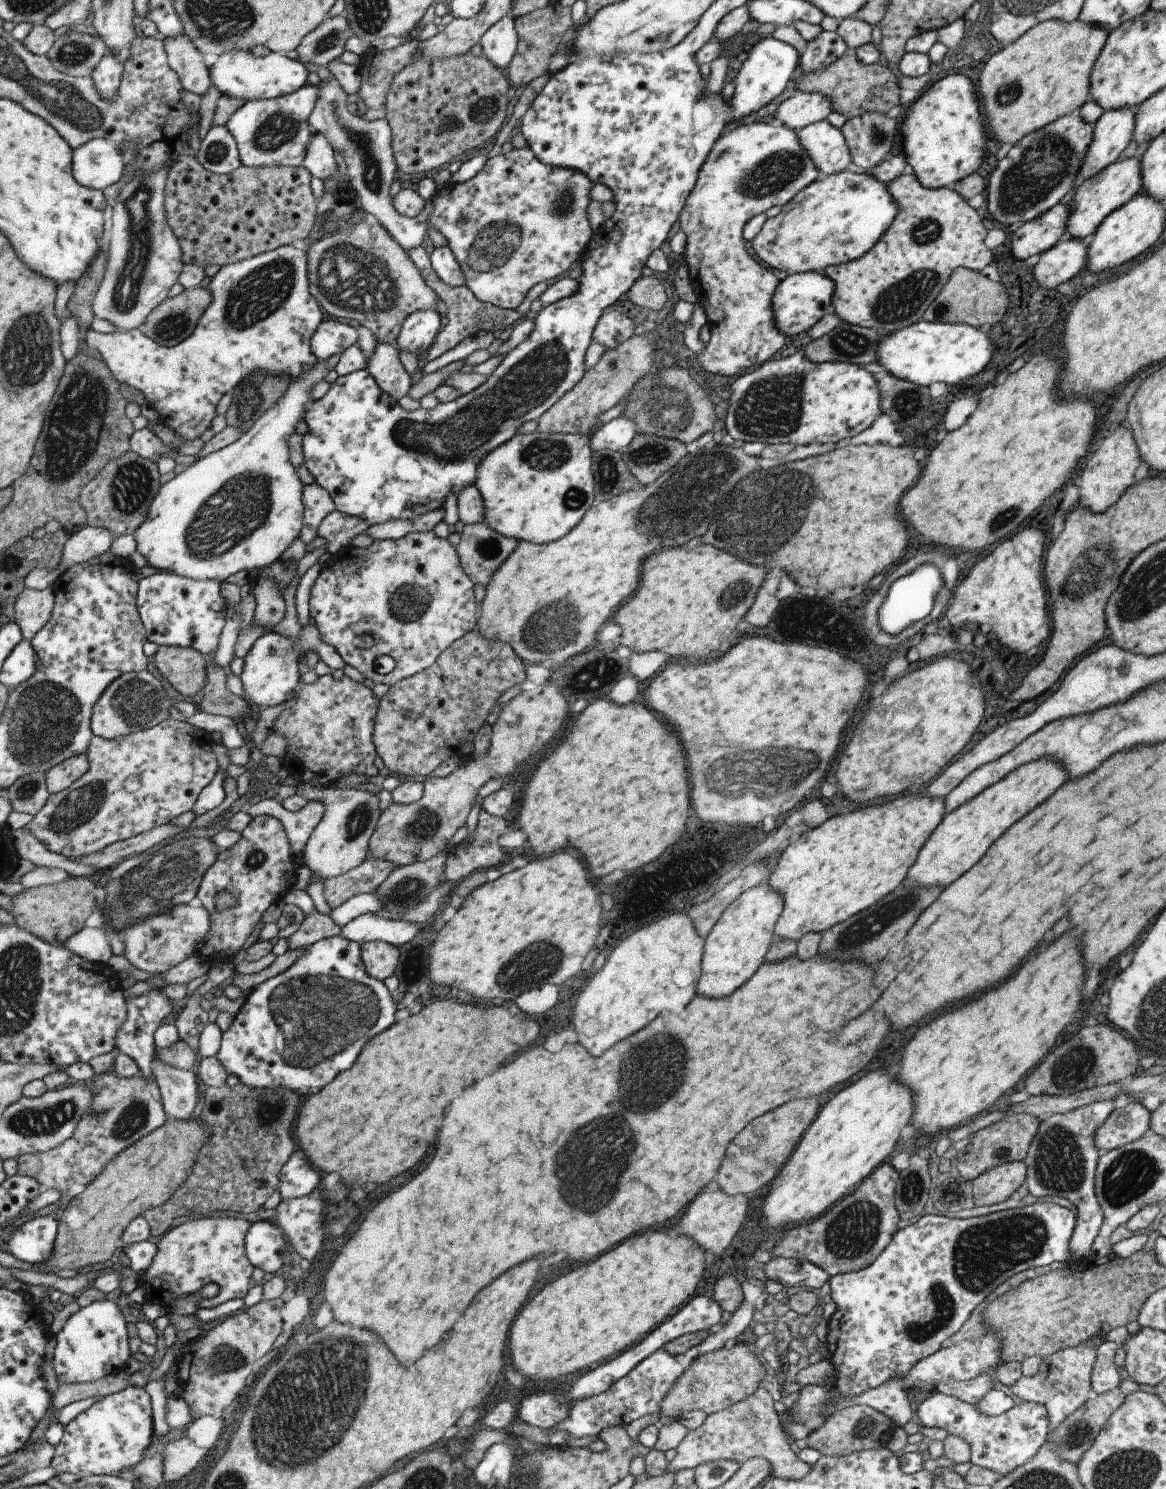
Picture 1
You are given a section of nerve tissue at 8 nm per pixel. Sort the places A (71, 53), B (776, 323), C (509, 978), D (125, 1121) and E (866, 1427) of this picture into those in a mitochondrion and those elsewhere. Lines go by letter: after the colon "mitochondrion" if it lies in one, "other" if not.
A: mitochondrion
B: other
C: mitochondrion
D: mitochondrion
E: mitochondrion

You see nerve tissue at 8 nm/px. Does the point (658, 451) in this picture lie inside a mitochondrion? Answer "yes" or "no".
yes

